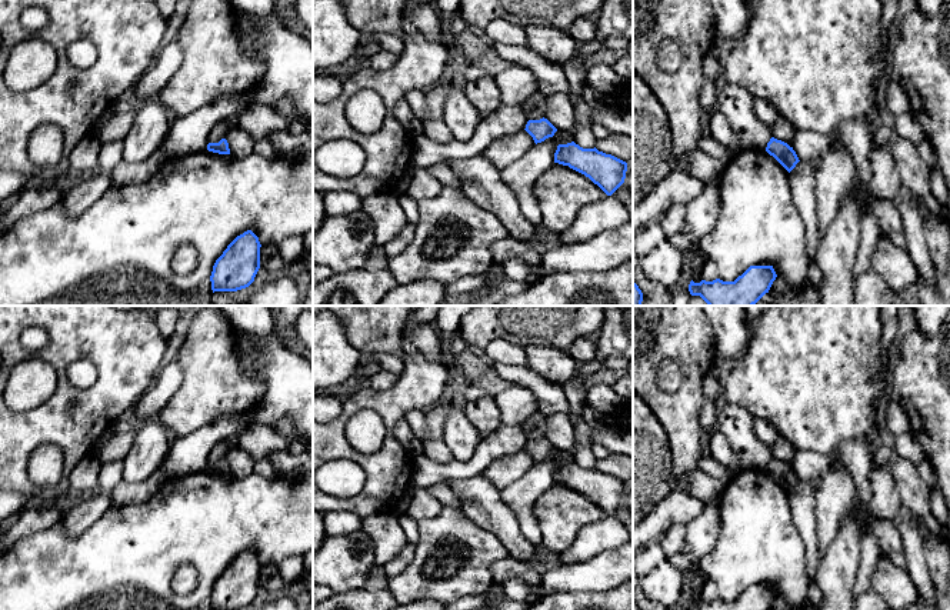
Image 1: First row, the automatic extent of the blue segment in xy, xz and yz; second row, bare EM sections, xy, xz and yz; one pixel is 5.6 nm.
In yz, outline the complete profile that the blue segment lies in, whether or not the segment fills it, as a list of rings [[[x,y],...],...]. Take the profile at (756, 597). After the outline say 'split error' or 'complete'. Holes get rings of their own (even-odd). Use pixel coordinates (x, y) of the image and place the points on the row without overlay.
[[[750,586],[734,601],[723,601],[716,599],[713,601],[701,600],[689,604],[689,610],[770,610],[777,594],[773,586]]]; complete

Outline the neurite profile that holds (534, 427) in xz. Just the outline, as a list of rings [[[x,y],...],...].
[[[537,410],[520,427],[527,440],[540,440],[546,436],[547,416]]]

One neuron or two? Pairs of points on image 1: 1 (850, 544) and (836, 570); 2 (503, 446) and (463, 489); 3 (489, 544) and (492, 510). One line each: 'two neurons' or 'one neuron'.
1: one neuron
2: two neurons
3: two neurons

